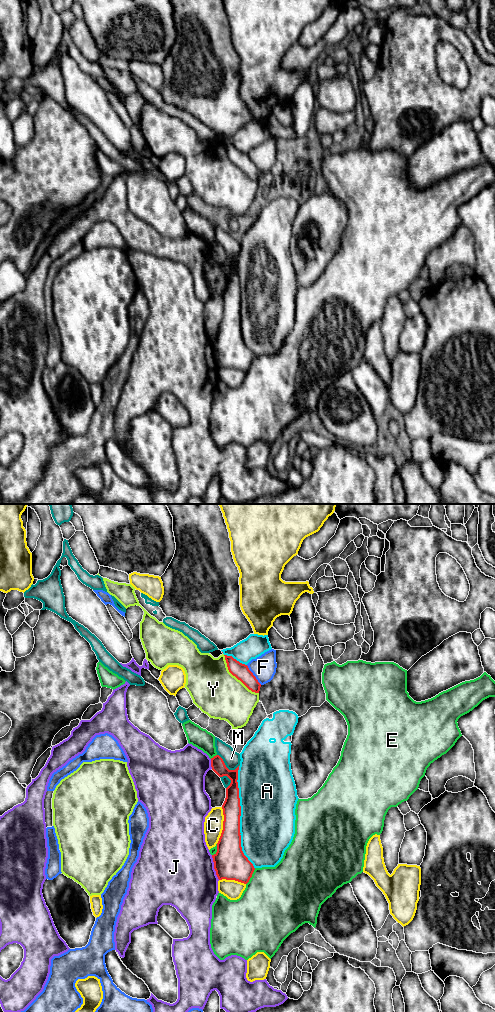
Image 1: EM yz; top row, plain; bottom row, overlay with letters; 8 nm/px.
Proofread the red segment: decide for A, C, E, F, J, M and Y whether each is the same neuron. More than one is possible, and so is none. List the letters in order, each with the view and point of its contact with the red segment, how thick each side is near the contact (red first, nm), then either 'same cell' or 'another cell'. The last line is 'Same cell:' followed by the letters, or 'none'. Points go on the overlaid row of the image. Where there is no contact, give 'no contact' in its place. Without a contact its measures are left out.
A: yz (239, 817) | 190/440 nm | another cell
C: yz (223, 825) | 220/160 nm | another cell
E: yz (251, 876) | 260/480 nm | another cell
F: yz (253, 675) | 130/190 nm | another cell
J: yz (214, 867) | 260/500 nm | another cell
M: yz (226, 767) | 110/130 nm | another cell
Y: yz (236, 677) | 130/380 nm | another cell
Same cell: none

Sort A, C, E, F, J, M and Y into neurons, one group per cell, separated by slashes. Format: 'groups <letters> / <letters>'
groups A / C / E / F / J / M / Y

